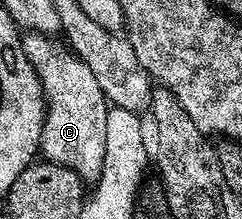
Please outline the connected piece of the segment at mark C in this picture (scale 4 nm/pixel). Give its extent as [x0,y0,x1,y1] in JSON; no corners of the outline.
[22,32,109,183]

